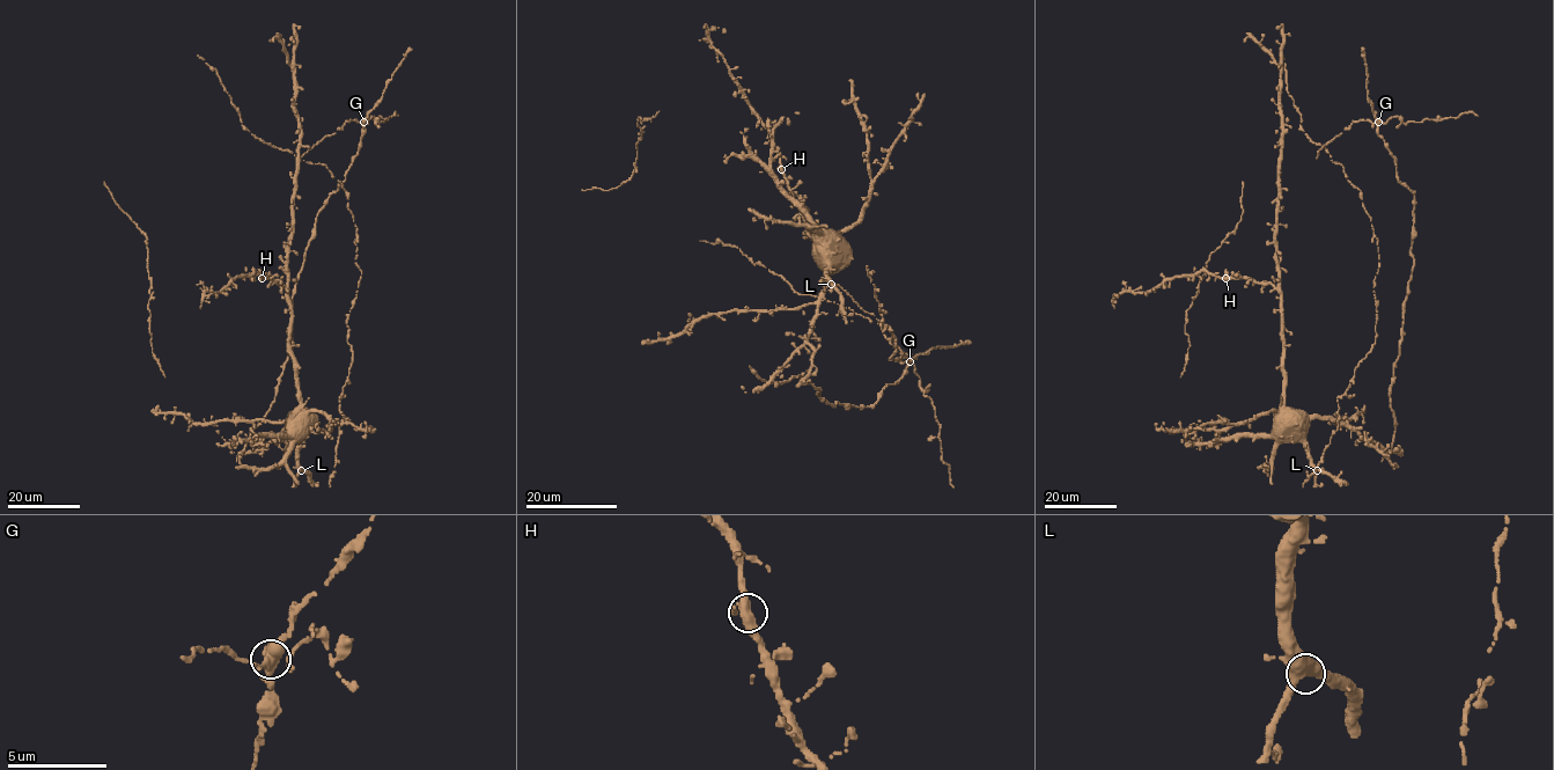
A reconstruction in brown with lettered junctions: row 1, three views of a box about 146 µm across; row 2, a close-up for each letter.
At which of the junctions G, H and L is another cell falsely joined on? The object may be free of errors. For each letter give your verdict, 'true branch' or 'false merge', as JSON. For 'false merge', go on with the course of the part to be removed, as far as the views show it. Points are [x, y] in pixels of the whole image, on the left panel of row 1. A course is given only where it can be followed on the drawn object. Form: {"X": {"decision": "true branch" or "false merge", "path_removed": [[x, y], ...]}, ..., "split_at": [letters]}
{"G": {"decision": "false merge", "path_removed": [[363, 122], [368, 123], [372, 117], [377, 125], [395, 112], [398, 116]]}, "H": {"decision": "true branch"}, "L": {"decision": "true branch"}, "split_at": ["G"]}

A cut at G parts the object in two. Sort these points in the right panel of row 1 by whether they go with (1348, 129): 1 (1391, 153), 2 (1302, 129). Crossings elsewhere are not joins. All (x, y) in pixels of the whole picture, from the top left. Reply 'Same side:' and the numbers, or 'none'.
Same side: none

